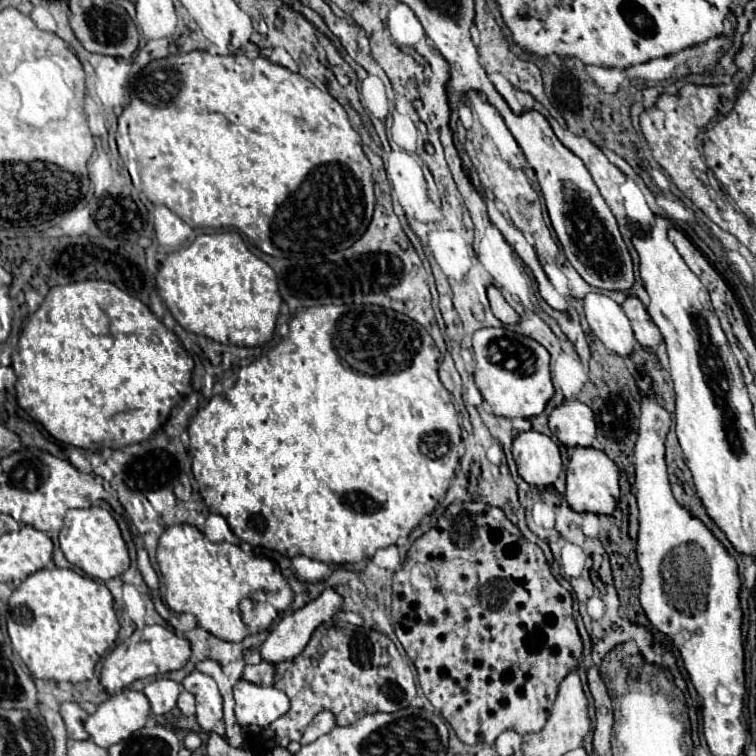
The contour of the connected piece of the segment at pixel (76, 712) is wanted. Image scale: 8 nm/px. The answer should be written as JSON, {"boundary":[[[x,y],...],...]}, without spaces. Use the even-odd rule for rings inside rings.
{"boundary":[[[62,703],[60,713],[66,723],[66,731],[70,739],[78,739],[78,741],[90,739],[88,731],[84,729],[84,717],[88,717],[88,713],[78,703]]]}

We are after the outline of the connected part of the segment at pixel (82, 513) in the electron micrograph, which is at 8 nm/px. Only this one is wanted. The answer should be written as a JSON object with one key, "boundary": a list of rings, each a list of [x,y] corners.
{"boundary":[[[102,507],[70,509],[64,519],[64,529],[60,531],[60,549],[74,567],[82,569],[92,579],[106,581],[112,577],[120,577],[130,565],[126,543],[122,539],[118,523],[114,521],[112,513]]]}

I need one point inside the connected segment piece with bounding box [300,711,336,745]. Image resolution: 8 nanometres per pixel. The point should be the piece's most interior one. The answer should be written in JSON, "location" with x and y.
{"location":[324,723]}

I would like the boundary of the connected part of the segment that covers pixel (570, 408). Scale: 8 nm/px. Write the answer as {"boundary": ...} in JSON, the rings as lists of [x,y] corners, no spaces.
{"boundary":[[[566,399],[556,405],[550,413],[548,425],[564,445],[592,445],[596,439],[594,413],[578,399]]]}

